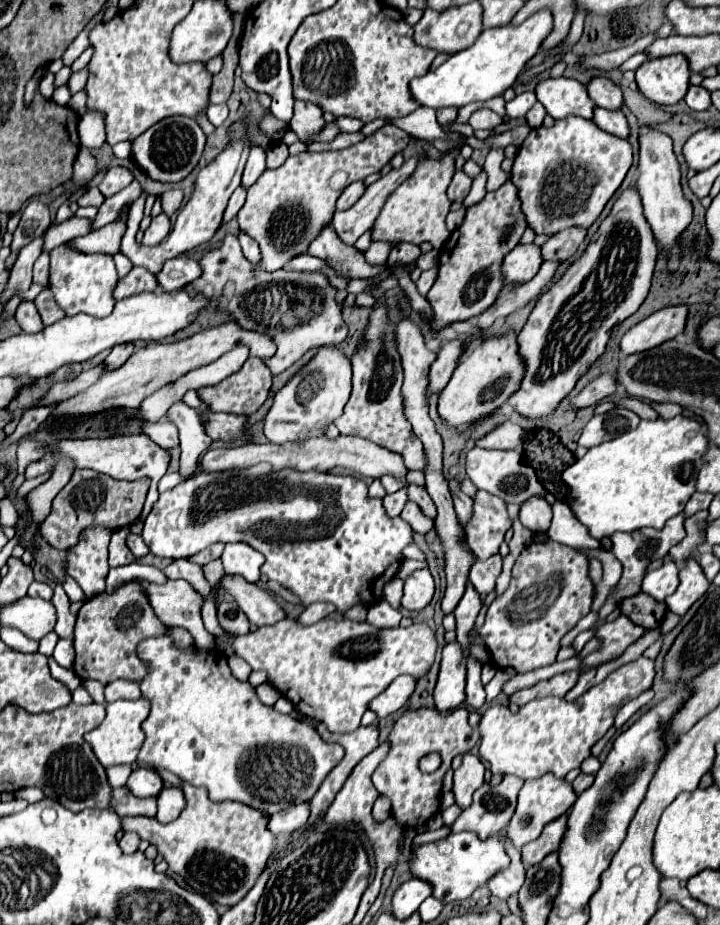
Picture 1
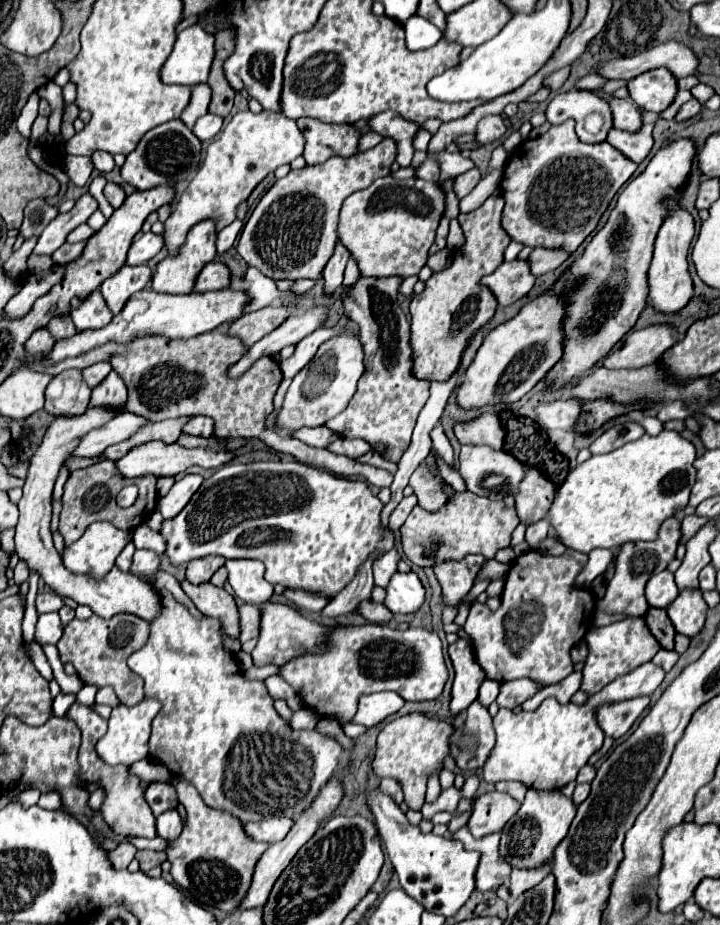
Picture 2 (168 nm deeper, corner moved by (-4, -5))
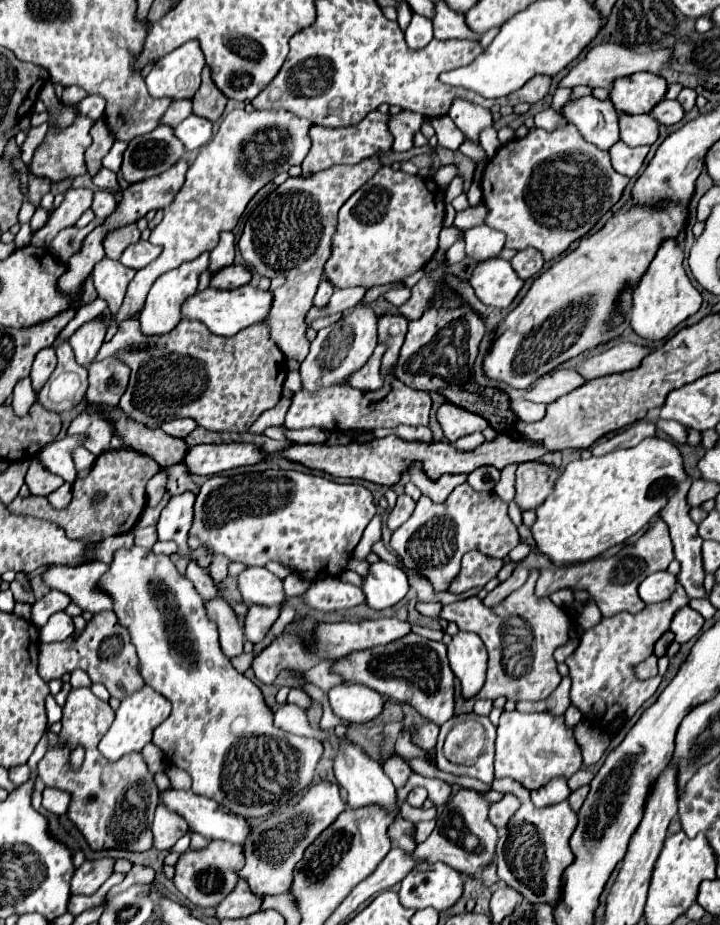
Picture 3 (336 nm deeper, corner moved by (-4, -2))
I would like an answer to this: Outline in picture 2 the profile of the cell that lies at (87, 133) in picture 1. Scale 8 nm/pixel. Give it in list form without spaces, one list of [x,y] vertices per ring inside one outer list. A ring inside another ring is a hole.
[[[94,152],[92,164],[100,174],[108,174],[114,170],[114,160],[112,160],[112,154],[108,154],[108,152]]]

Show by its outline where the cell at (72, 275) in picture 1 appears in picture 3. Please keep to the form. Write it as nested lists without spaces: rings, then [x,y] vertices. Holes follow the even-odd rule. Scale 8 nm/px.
[[[102,315],[86,321],[80,329],[74,331],[74,335],[68,339],[72,349],[74,349],[74,355],[76,355],[76,361],[80,365],[88,365],[94,355],[98,353],[104,337],[106,337],[106,321]]]

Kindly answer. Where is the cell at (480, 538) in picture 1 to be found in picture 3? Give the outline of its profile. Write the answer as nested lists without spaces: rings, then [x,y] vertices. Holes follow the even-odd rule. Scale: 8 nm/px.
[[[462,483],[444,503],[432,503],[422,495],[412,517],[392,533],[390,547],[402,557],[404,565],[426,575],[436,591],[444,591],[458,575],[462,555],[468,553],[462,551],[462,545],[504,559],[518,543],[520,535],[508,517],[508,503],[492,491],[478,493],[468,483]]]

